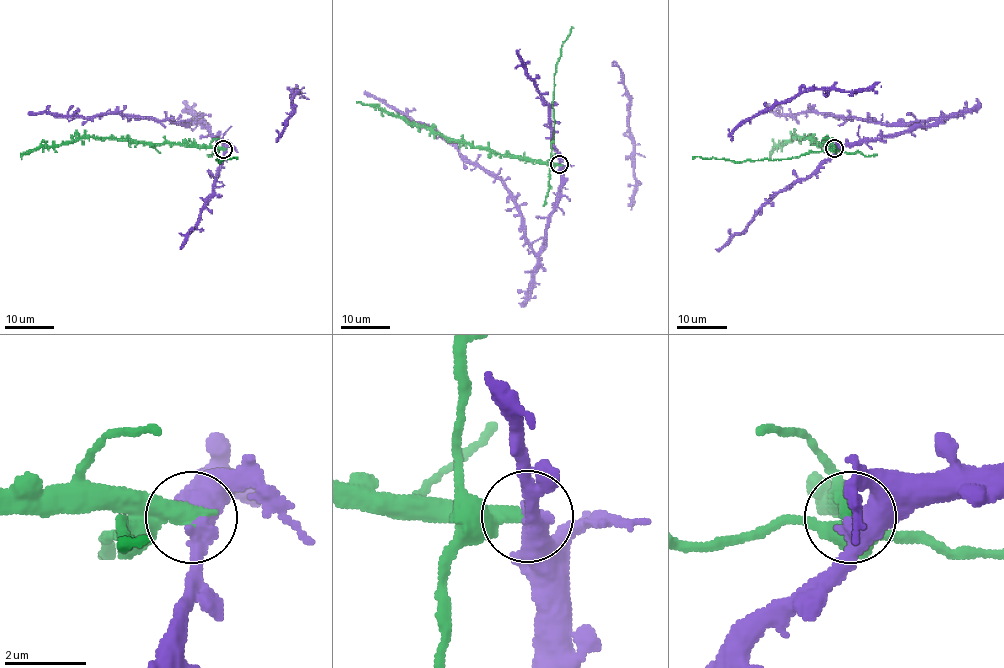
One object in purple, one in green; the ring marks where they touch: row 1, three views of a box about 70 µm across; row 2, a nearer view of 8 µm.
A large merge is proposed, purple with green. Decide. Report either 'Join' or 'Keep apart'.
Keep apart

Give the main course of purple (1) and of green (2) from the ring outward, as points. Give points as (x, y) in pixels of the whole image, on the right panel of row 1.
1: (834, 149), (874, 141), (928, 123), (867, 122), (814, 112), (800, 112), (796, 116), (759, 112)
2: (834, 149), (828, 142), (796, 136), (773, 149), (769, 159)

